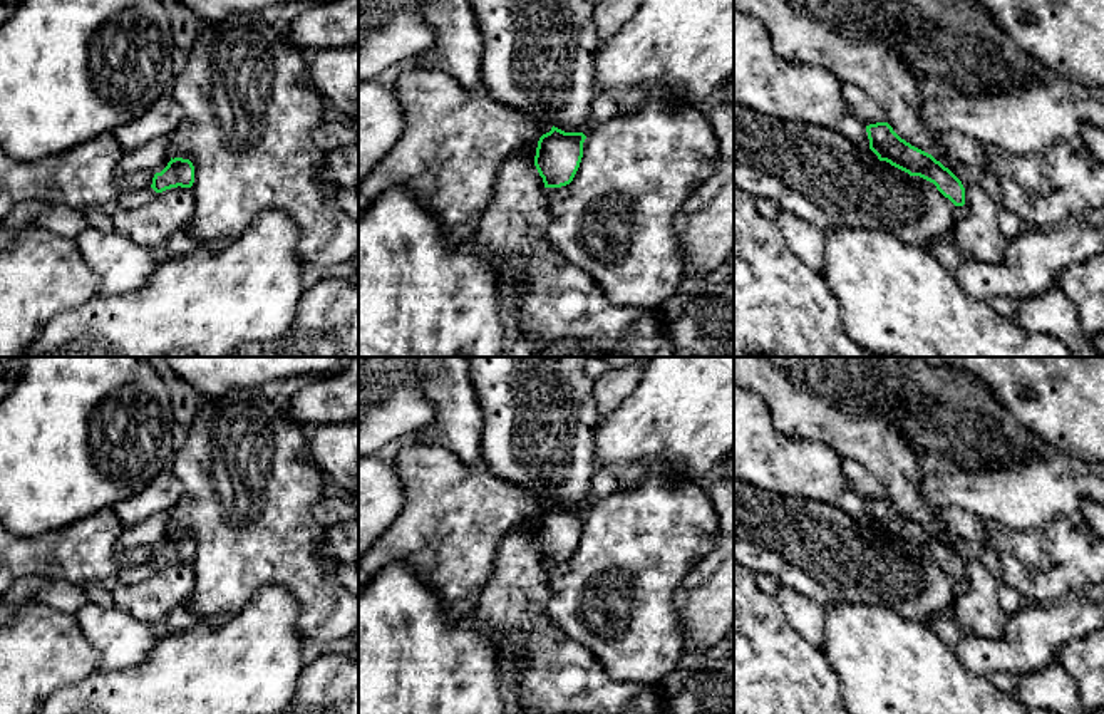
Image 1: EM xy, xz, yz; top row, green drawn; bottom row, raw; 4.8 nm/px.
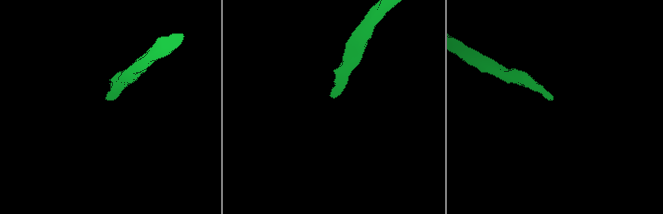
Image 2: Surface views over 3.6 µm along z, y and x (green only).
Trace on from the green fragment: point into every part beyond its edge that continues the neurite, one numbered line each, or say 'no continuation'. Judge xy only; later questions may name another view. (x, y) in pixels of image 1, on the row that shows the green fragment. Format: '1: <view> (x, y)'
1: xy (153, 156)

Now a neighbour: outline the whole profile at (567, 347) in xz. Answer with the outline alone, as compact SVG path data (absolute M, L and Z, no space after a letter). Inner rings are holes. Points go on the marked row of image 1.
M561 339L534 352L533 357L616 357L611 354L600 354L600 355L588 354L586 347L590 344L595 344L595 342L585 342L578 339Z

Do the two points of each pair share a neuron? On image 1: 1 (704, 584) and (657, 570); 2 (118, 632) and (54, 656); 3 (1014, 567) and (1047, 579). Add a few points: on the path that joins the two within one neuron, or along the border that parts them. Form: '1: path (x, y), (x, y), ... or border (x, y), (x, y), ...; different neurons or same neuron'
1: border (711, 550), (687, 574), (674, 595), (679, 617); different neurons
2: path (103, 639), (69, 647); same neuron
3: path (1022, 575), (1026, 579), (1039, 579); same neuron

